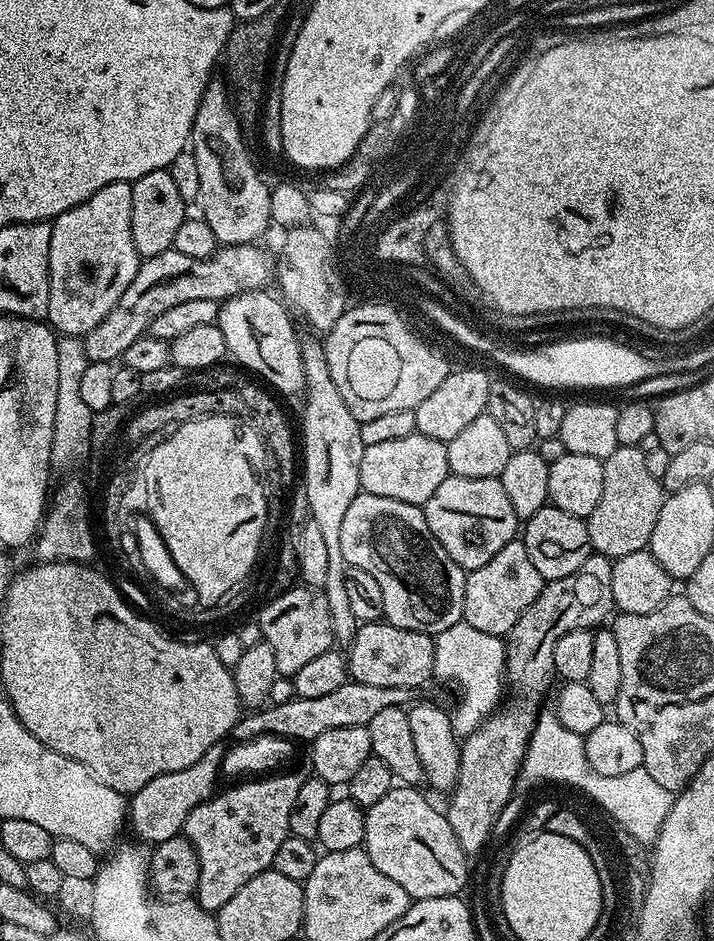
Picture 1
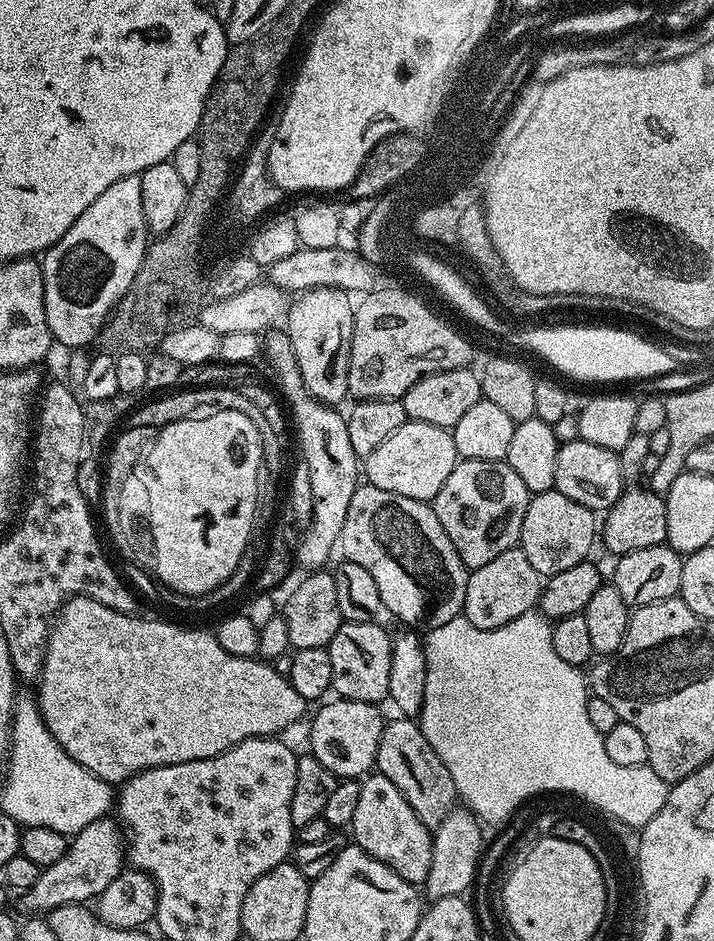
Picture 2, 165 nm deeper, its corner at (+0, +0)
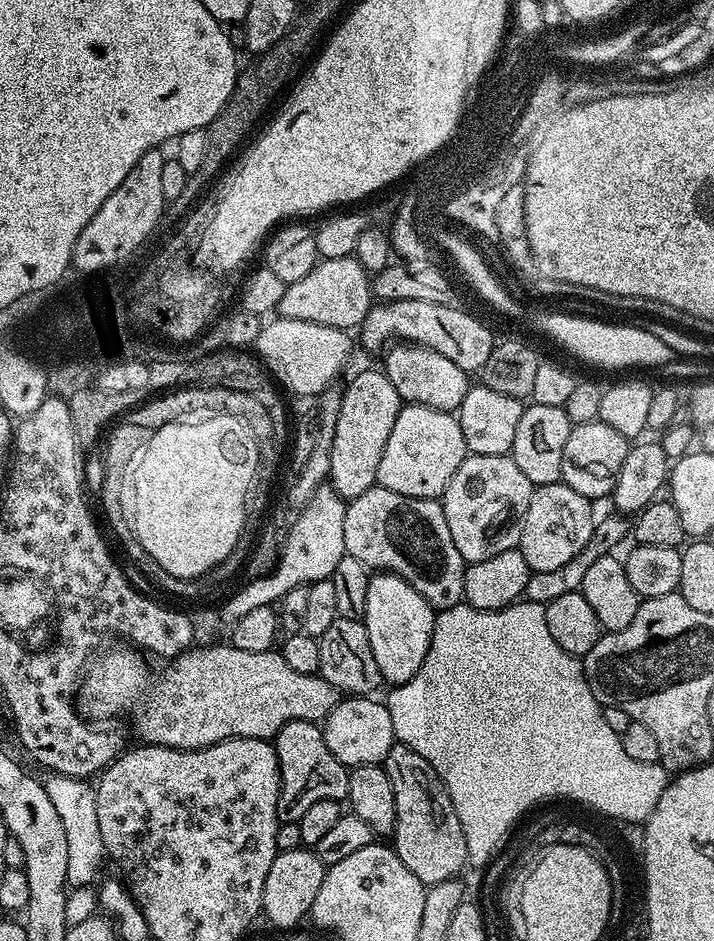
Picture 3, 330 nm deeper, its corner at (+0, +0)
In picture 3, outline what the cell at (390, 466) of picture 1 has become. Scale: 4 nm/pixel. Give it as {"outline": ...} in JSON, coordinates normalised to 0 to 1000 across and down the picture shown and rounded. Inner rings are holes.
{"outline":[[[566,429],[552,448],[552,457],[546,457],[541,478],[535,478],[527,509],[531,518],[552,521],[552,525],[592,531],[616,529],[630,508],[636,508],[636,499],[647,495],[654,484],[653,465],[647,465],[647,453],[634,439],[595,429]]]}

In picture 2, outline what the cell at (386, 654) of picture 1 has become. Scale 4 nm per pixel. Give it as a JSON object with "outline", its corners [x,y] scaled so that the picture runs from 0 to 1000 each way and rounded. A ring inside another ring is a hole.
{"outline":[[[486,660],[473,665],[473,674],[462,678],[464,734],[475,743],[531,749],[543,744],[546,733],[546,699],[549,698],[550,673],[543,673],[532,661]]]}

